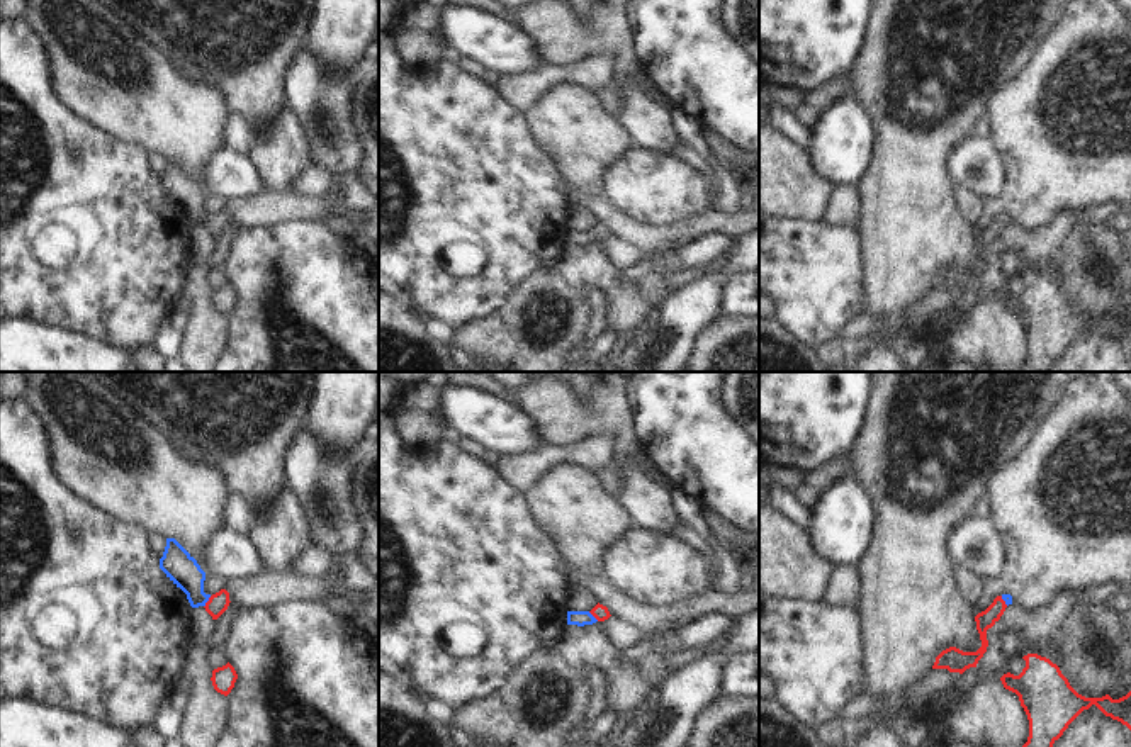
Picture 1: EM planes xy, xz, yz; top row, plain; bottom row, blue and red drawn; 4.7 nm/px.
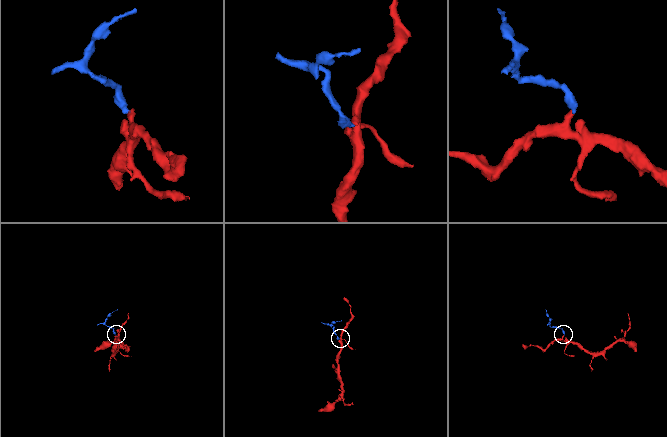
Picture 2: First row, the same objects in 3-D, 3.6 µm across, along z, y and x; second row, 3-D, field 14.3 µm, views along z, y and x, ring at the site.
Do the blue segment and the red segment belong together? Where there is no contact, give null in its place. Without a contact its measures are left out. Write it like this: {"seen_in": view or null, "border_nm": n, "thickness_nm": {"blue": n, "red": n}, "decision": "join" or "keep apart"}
{"seen_in": "xy", "border_nm": 70, "thickness_nm": {"blue": 150, "red": 100}, "decision": "join"}

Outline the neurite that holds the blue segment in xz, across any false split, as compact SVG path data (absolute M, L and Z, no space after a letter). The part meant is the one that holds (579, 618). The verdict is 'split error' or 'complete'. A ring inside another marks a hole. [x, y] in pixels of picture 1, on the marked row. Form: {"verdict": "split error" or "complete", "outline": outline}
{"verdict": "split error", "outline": "M598 603L591 611L567 611L567 625L584 626L605 621L610 616L608 608Z"}

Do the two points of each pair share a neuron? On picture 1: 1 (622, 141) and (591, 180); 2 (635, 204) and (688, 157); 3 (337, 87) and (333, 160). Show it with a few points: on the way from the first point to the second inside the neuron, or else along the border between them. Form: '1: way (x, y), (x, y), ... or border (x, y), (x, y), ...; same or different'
1: way (612, 150), (591, 170); same
2: border (675, 157), (705, 179), (707, 194); different
3: way (333, 106), (333, 141); same

